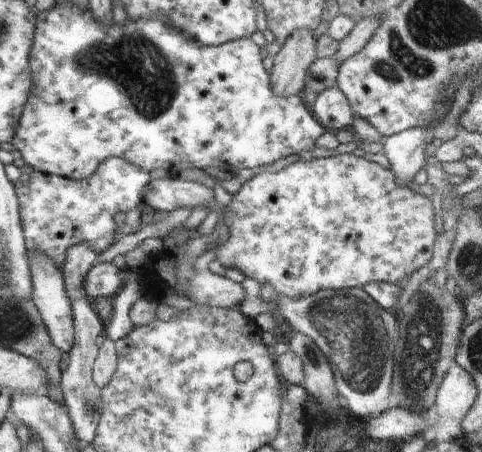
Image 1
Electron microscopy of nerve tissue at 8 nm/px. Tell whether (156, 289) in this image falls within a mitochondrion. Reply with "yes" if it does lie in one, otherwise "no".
no

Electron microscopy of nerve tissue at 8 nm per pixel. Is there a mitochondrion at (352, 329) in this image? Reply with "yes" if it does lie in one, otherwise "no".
yes

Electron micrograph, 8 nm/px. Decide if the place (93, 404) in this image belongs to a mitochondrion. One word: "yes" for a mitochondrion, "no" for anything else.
yes

